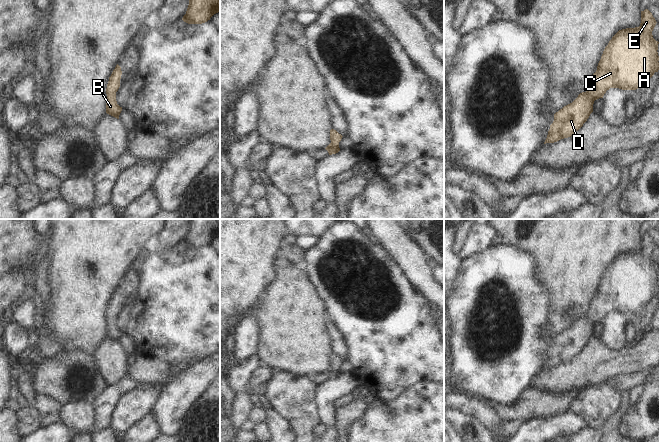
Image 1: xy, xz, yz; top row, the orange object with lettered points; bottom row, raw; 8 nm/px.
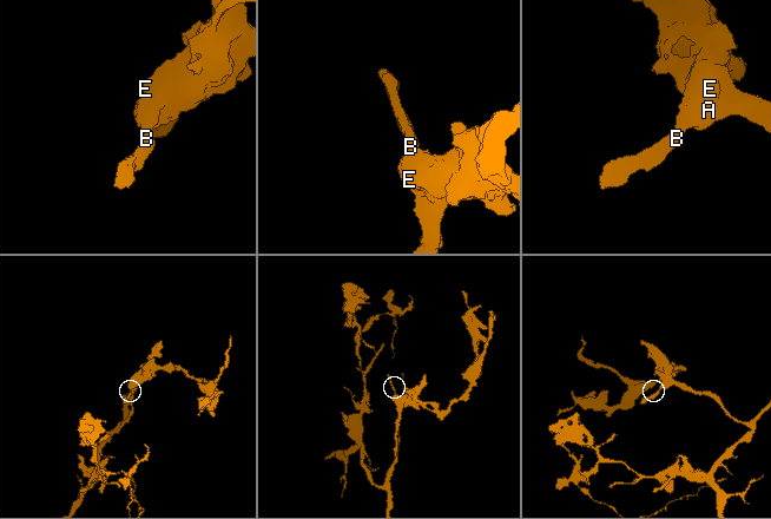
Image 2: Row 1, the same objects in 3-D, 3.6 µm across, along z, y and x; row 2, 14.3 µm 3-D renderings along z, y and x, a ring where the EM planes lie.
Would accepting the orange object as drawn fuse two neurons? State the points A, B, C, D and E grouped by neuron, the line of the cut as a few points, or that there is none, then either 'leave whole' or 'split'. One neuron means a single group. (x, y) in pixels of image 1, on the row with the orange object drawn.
A B C D E; no cut; leave whole

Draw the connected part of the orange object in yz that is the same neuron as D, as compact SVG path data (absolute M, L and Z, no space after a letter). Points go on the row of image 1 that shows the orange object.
M641 11L639 27L619 30L605 47L586 92L554 114L544 142L554 143L571 137L593 112L594 101L610 88L636 90L659 70L658 44L652 31L656 25L652 13Z

